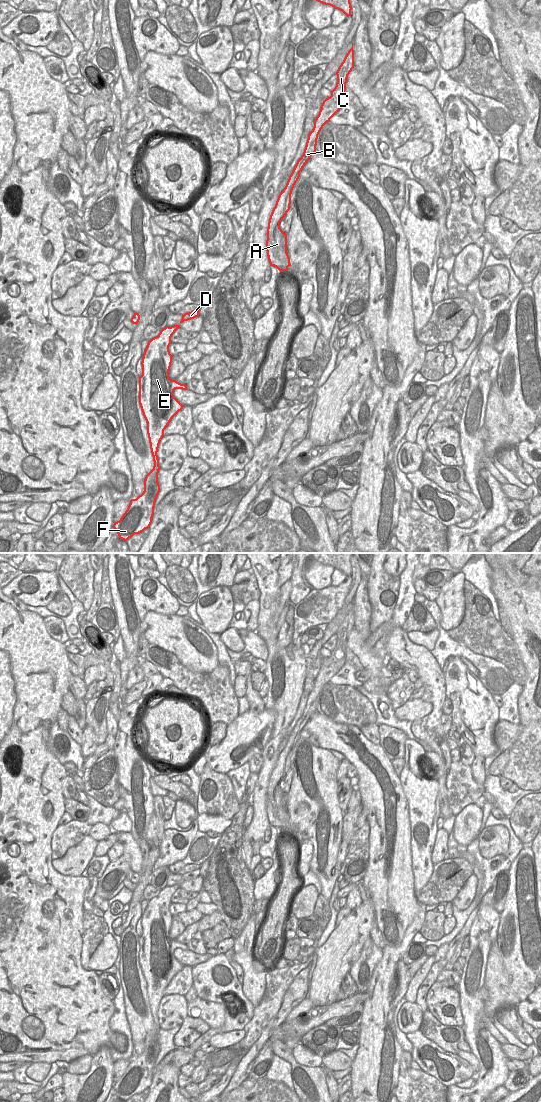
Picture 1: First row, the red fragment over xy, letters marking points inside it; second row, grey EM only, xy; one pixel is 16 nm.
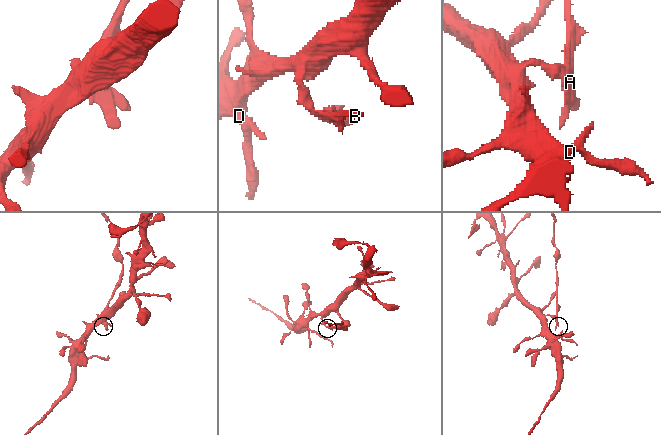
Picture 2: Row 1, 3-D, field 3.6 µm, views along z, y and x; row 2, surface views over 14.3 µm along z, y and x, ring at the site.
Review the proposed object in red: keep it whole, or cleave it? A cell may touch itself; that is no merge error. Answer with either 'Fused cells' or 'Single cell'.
Fused cells

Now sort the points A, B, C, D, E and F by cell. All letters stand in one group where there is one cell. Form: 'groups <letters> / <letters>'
groups A B C / D E F

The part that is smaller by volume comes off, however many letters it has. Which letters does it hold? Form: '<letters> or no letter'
A, B, C

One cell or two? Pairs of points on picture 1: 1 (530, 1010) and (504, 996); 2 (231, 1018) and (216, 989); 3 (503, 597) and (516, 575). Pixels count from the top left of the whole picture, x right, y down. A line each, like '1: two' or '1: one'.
1: two
2: one
3: two

